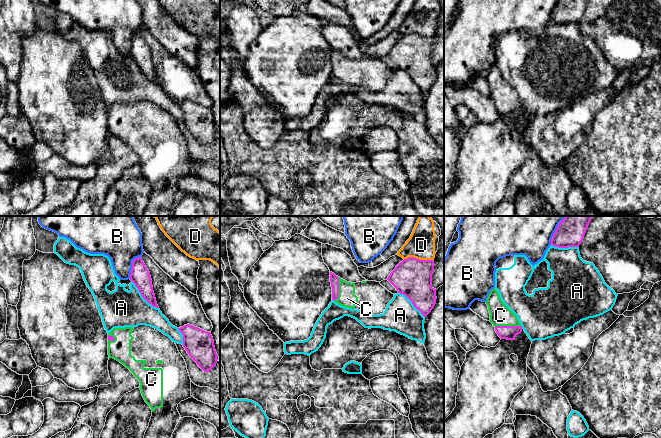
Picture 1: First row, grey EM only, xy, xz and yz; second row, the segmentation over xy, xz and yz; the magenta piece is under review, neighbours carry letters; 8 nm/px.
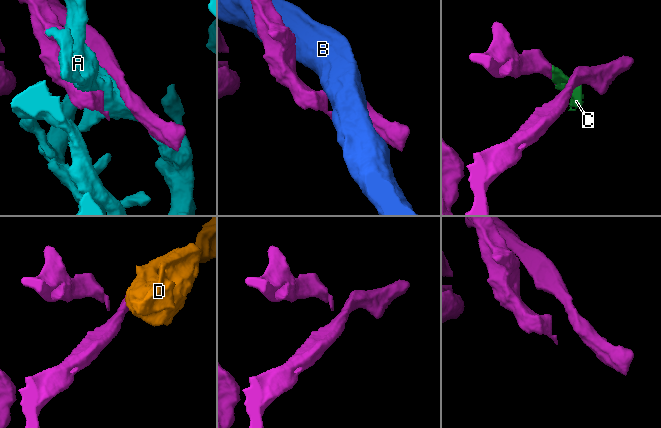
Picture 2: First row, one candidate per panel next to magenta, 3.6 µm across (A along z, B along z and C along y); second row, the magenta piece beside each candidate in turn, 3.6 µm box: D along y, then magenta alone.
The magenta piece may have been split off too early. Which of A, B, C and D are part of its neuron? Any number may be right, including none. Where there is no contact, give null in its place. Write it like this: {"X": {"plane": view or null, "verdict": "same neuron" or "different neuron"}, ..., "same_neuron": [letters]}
{"A": {"plane": "xy", "verdict": "different neuron"}, "B": {"plane": "xy", "verdict": "different neuron"}, "C": {"plane": "yz", "verdict": "same neuron"}, "D": {"plane": "xz", "verdict": "different neuron"}, "same_neuron": ["C"]}

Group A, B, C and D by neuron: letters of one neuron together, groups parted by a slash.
A / B / C / D

